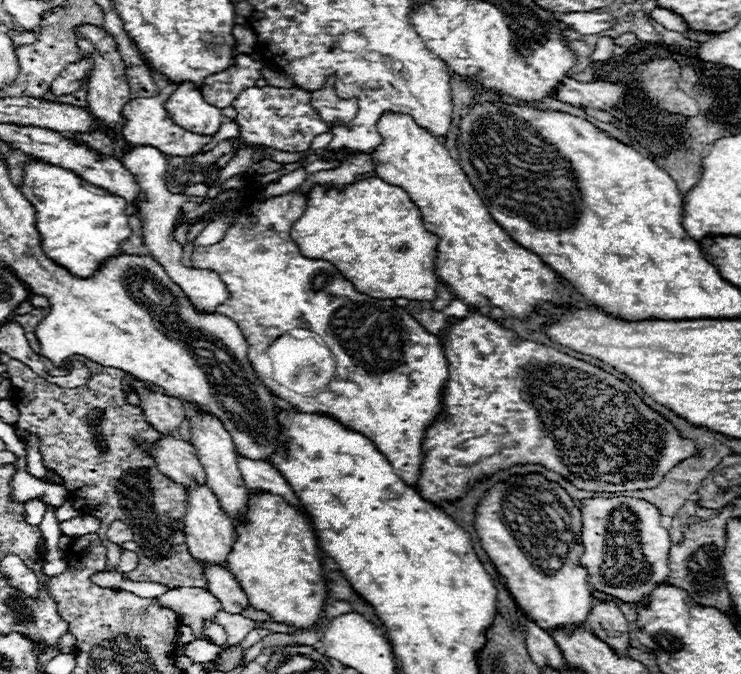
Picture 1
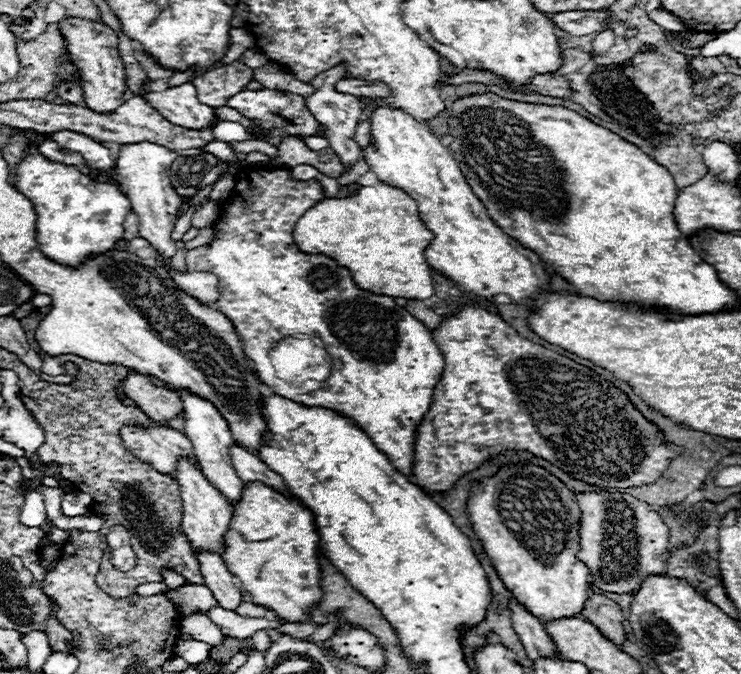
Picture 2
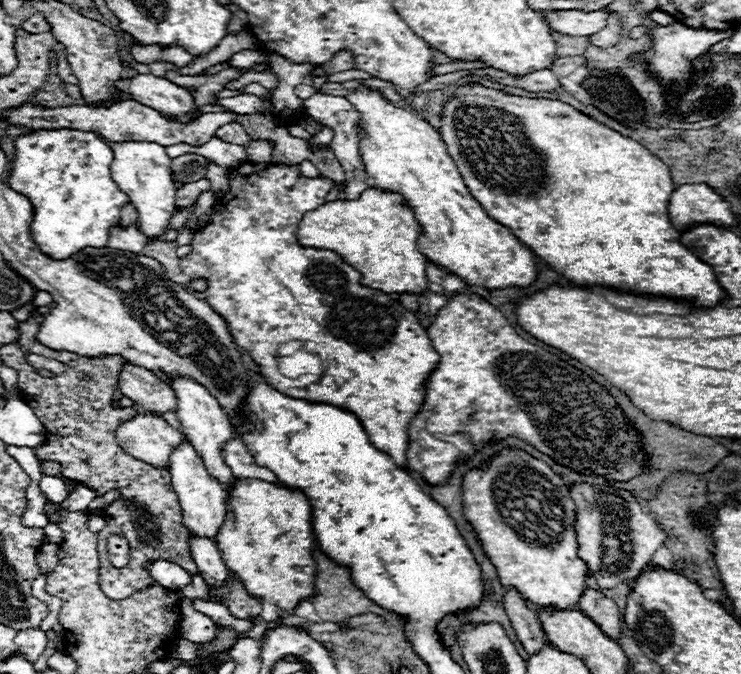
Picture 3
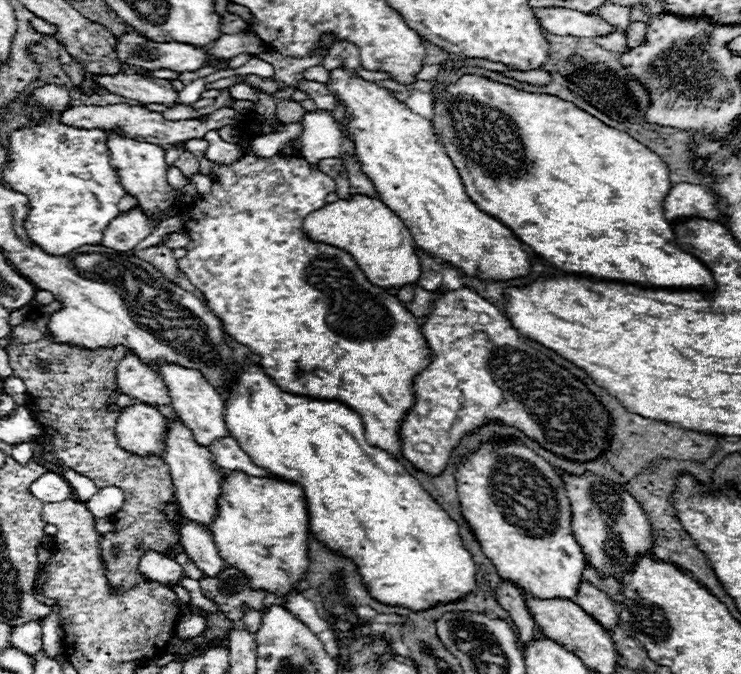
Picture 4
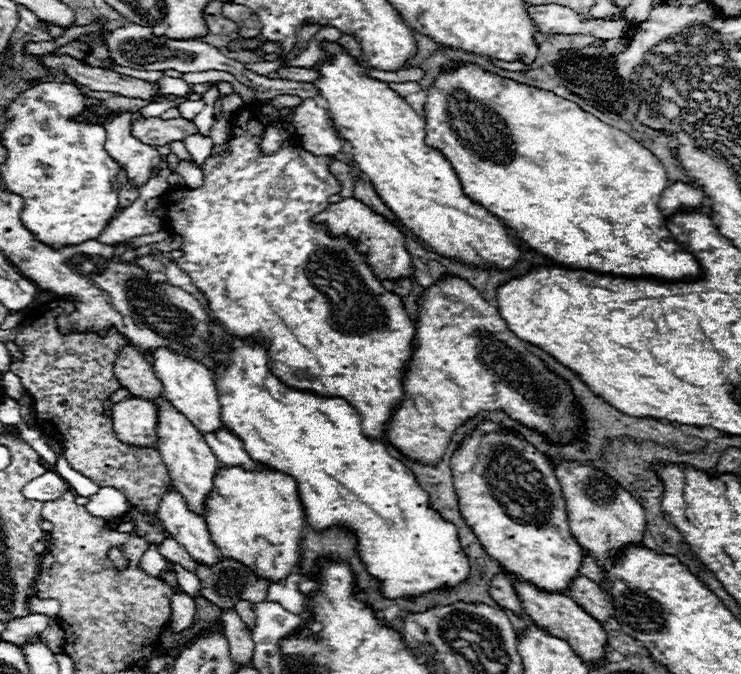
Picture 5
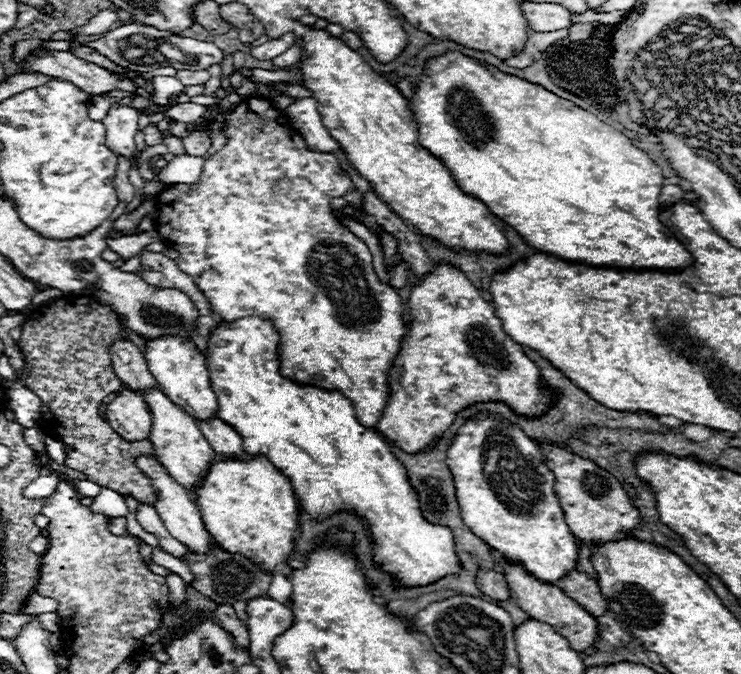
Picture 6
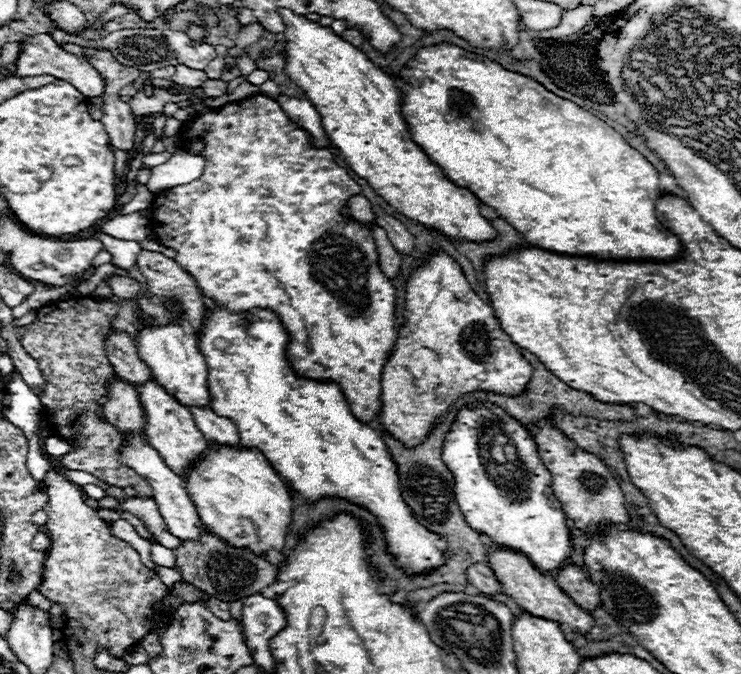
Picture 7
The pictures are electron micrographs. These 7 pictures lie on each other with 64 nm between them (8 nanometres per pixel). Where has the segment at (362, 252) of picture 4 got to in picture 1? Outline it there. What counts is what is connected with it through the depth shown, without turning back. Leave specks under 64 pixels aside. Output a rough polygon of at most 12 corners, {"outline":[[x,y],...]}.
{"outline":[[380,178],[314,184],[290,234],[378,300],[436,298],[438,236]]}

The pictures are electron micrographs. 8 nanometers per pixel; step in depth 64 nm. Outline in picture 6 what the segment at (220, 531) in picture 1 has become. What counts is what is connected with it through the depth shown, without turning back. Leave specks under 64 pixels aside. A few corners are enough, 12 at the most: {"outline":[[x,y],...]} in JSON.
{"outline":[[162,390],[144,392],[150,442],[196,496],[218,456]]}

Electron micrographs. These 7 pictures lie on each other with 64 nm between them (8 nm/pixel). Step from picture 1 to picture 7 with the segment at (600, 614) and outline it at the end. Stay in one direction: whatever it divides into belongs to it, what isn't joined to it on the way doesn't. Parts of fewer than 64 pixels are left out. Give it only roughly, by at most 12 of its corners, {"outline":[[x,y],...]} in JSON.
{"outline":[[566,564],[556,584],[584,610],[602,604],[584,570]]}

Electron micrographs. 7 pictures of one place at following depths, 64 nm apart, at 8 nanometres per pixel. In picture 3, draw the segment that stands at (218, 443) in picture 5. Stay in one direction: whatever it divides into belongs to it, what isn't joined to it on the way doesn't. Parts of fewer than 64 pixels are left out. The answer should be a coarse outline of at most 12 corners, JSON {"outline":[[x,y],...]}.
{"outline":[[238,438],[224,444],[226,464],[236,478],[280,484],[274,472],[256,464]]}

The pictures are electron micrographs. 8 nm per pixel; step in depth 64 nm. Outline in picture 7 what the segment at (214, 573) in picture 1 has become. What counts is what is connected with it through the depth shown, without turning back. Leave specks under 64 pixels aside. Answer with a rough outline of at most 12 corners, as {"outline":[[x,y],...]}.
{"outline":[[124,436],[120,462],[154,490],[170,534],[198,540],[202,522],[184,482],[148,444]]}

